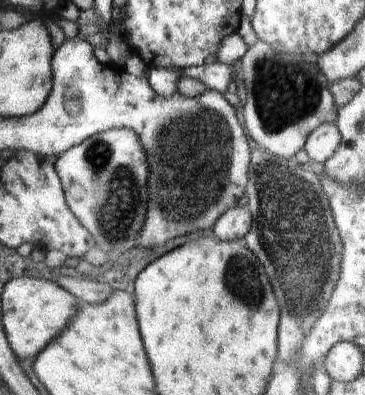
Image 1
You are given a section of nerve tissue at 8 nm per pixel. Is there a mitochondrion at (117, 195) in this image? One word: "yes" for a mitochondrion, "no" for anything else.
yes

